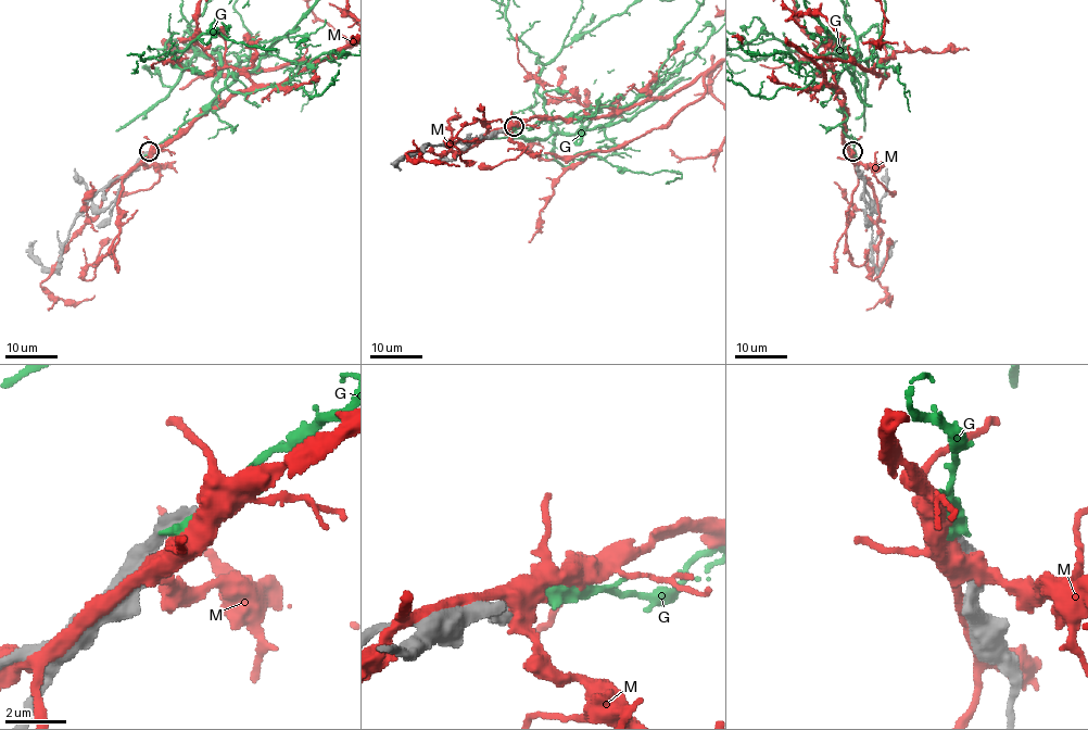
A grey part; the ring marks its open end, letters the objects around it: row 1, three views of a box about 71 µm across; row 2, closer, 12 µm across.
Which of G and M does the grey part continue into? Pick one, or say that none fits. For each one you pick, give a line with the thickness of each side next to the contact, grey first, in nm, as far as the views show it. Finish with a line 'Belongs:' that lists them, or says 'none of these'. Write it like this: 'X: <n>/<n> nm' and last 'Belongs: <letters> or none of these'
Belongs: none of these

